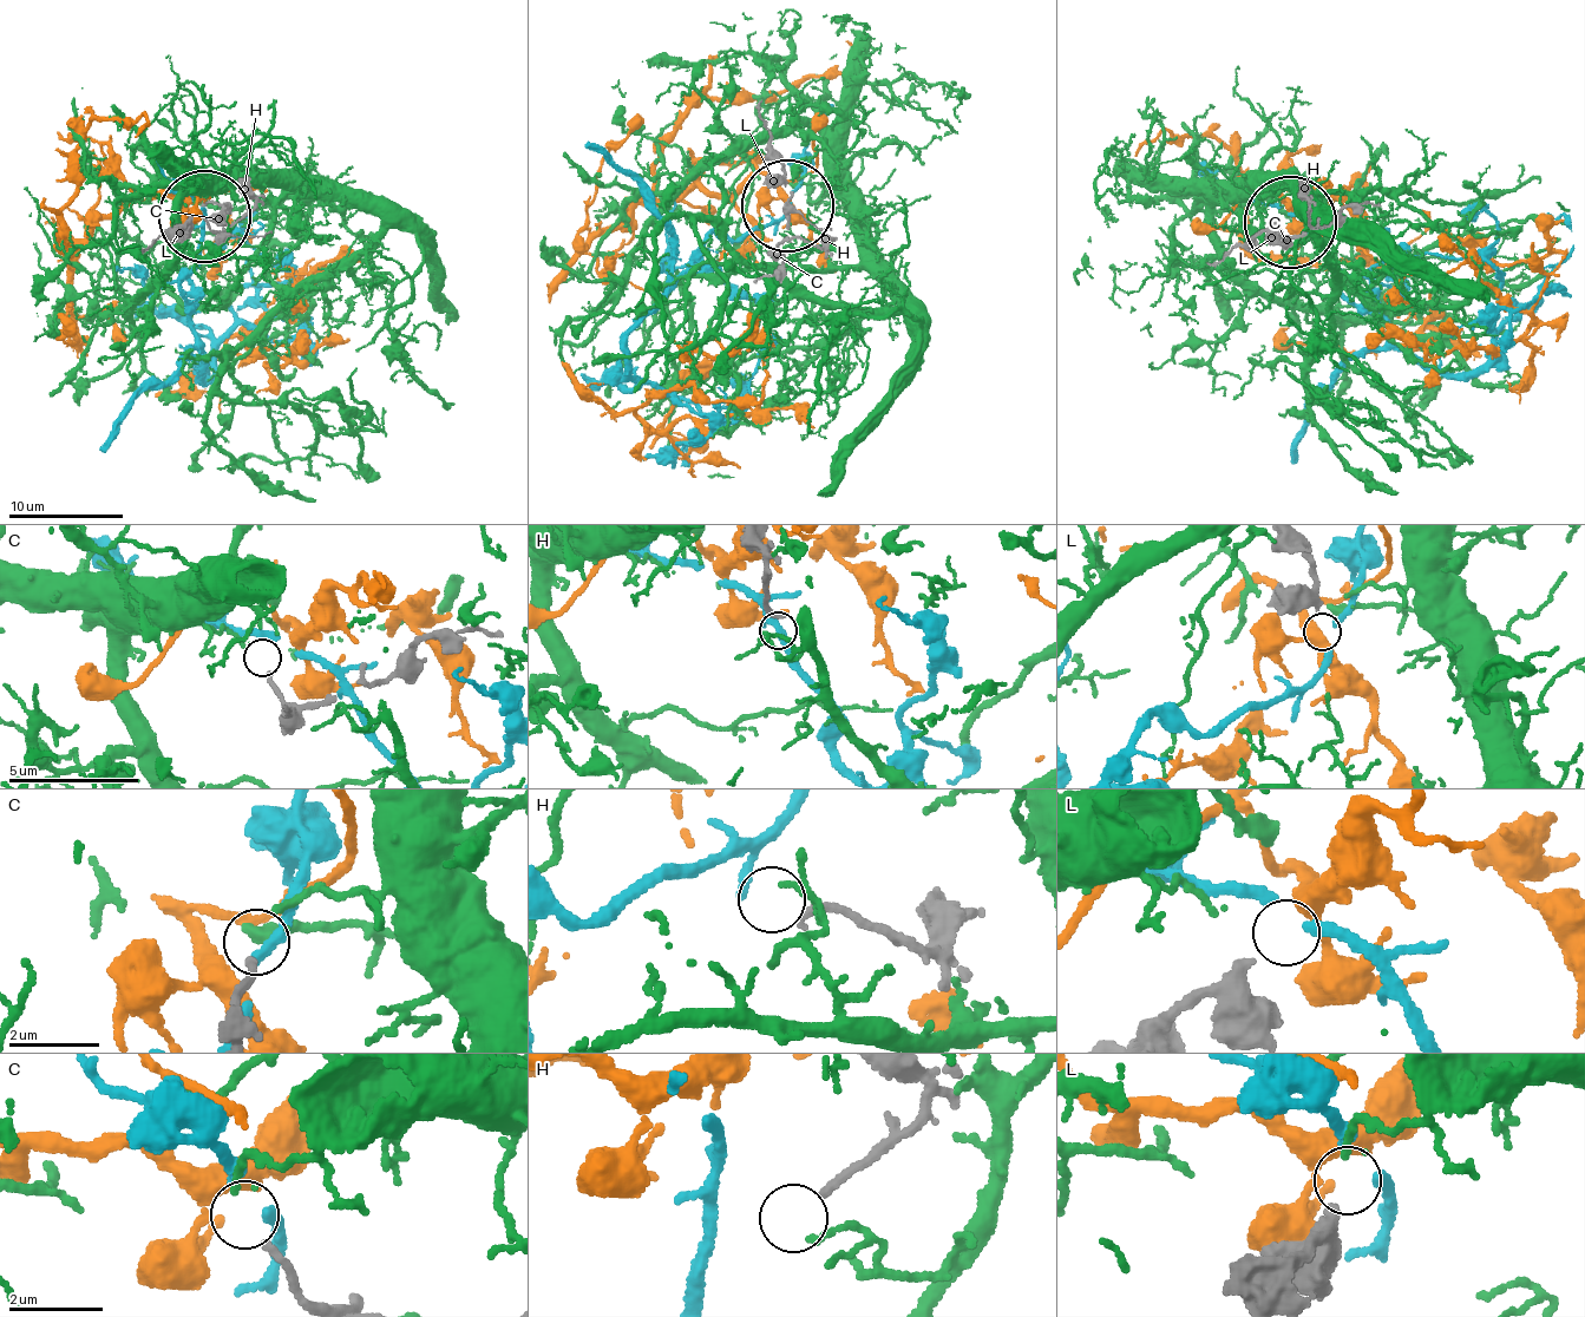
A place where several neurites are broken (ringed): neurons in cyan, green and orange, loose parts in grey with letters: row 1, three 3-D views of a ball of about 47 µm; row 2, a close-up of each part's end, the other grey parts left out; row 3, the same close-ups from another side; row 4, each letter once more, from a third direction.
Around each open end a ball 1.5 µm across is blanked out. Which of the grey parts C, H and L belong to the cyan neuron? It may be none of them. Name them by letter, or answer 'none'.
L

